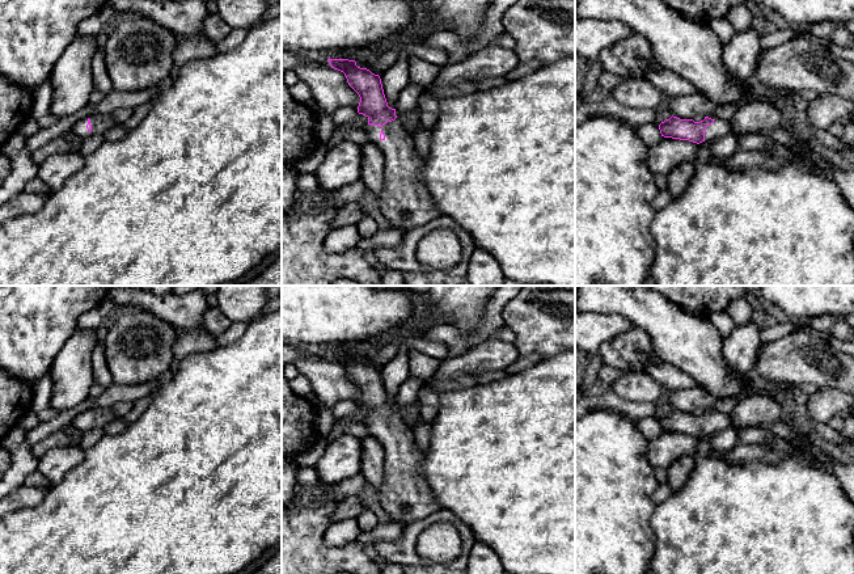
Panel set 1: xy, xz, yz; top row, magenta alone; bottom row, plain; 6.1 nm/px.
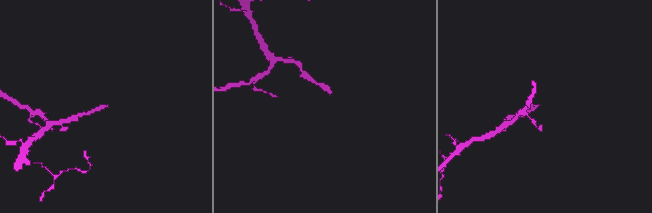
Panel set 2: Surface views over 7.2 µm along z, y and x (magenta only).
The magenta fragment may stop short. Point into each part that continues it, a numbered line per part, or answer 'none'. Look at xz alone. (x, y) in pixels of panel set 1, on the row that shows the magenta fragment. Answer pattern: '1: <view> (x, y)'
1: xz (406, 203)

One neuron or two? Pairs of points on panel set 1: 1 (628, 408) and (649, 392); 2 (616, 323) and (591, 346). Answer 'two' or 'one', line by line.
1: two
2: one

